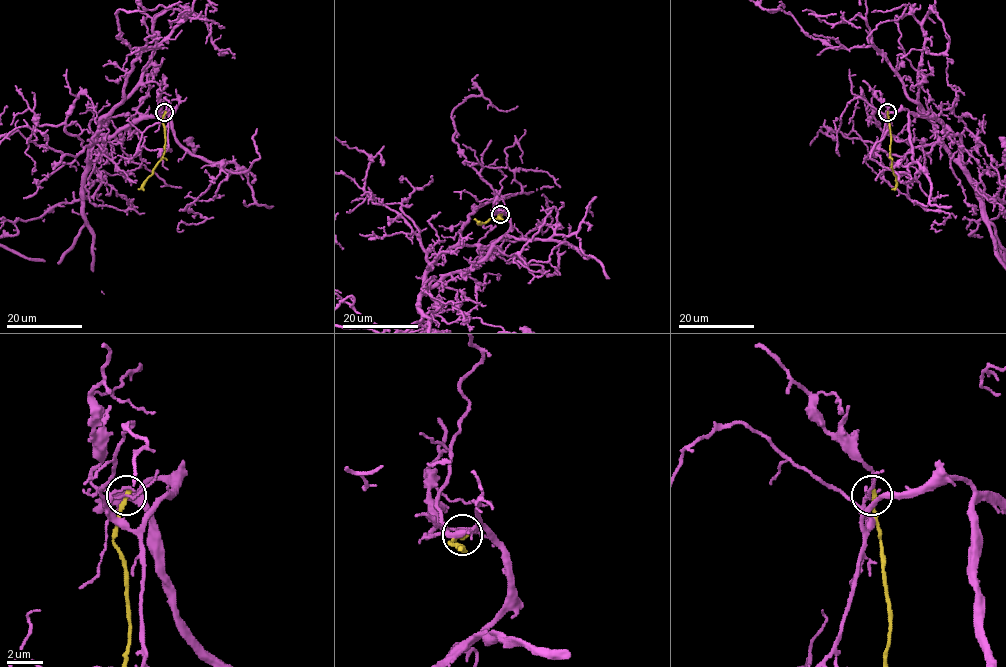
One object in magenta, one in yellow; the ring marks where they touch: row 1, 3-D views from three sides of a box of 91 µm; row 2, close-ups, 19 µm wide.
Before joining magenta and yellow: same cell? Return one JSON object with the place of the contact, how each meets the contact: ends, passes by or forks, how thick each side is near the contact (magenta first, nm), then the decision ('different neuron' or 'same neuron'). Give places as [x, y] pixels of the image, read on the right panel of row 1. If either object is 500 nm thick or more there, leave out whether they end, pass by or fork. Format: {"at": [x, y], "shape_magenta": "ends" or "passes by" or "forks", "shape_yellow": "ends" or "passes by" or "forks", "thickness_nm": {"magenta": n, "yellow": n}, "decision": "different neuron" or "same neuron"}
{"at": [887, 112], "shape_magenta": "forks", "shape_yellow": "ends", "thickness_nm": {"magenta": 90, "yellow": 260}, "decision": "different neuron"}

